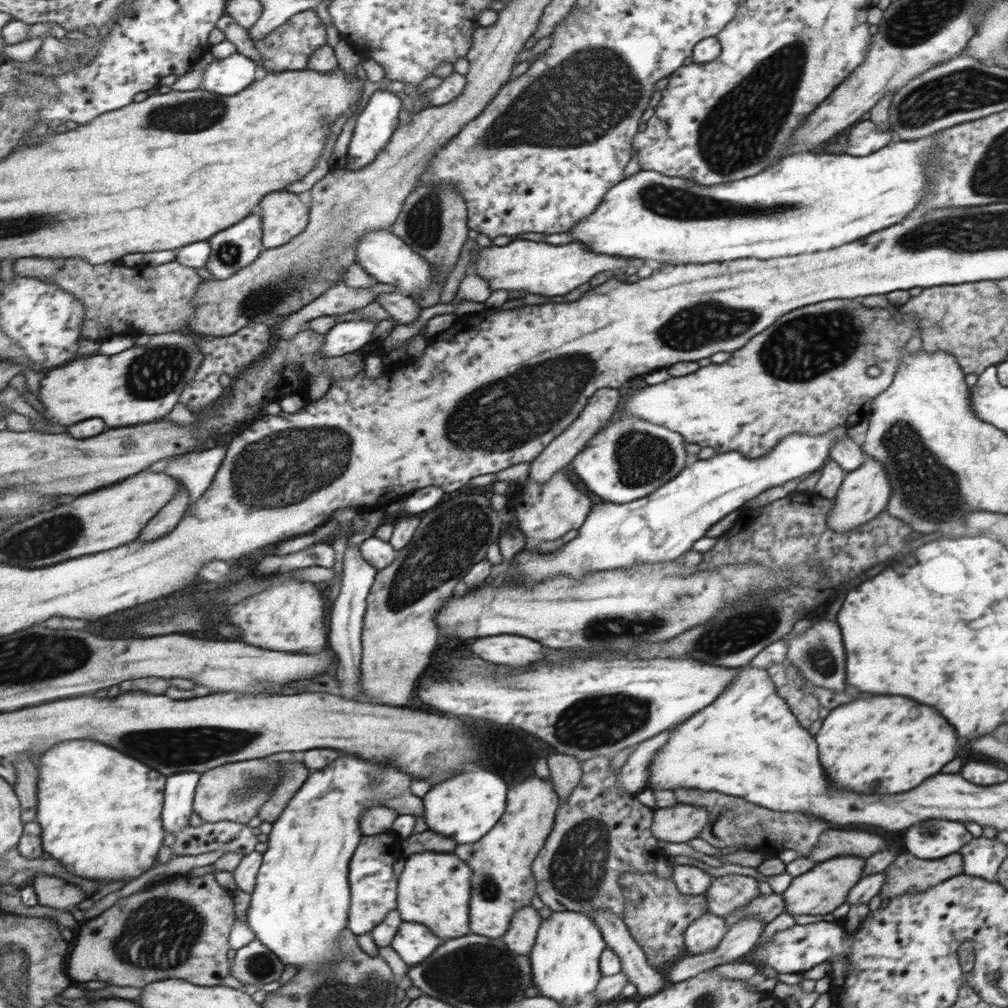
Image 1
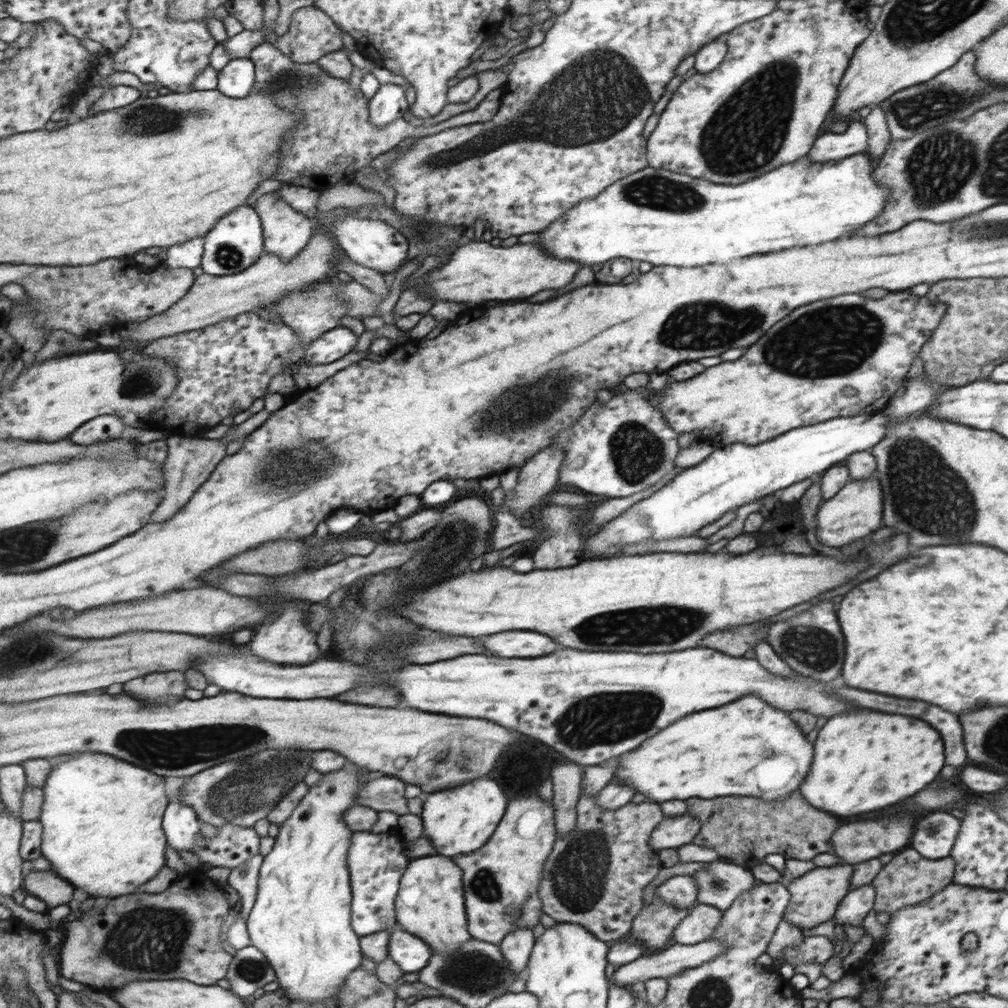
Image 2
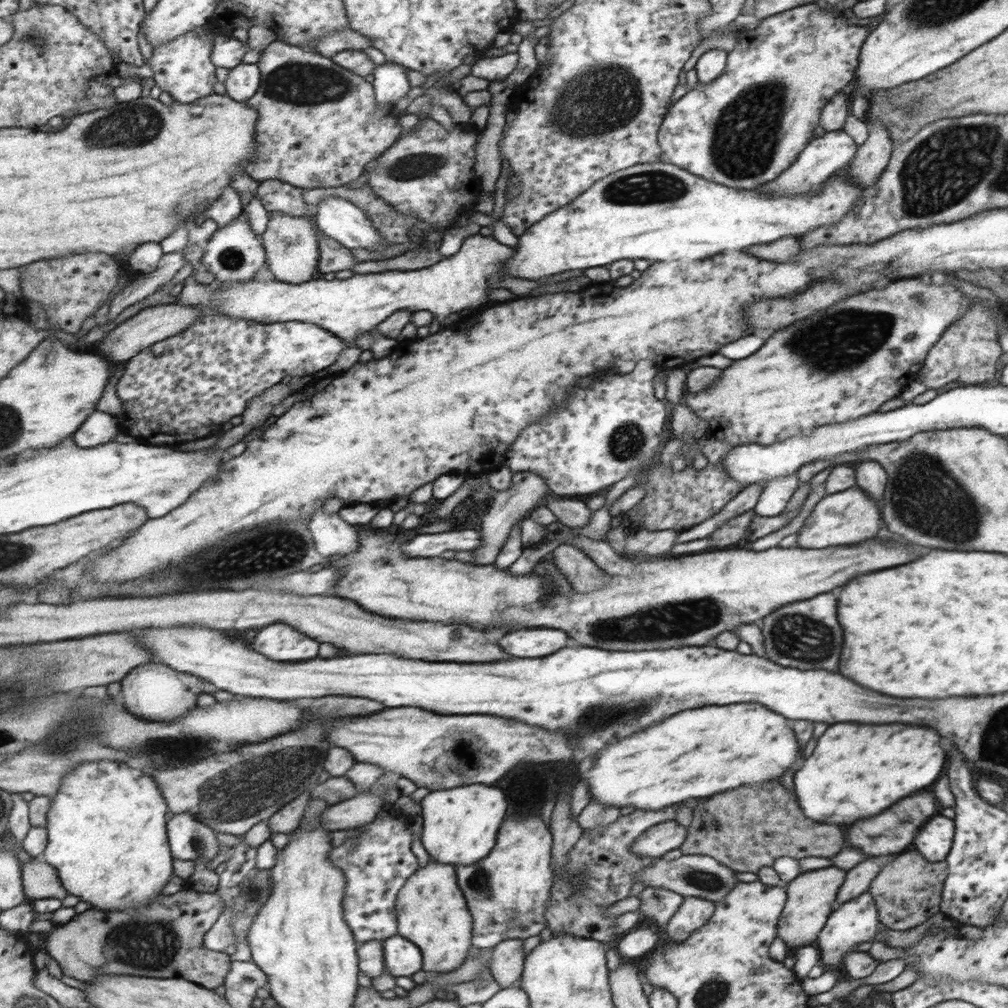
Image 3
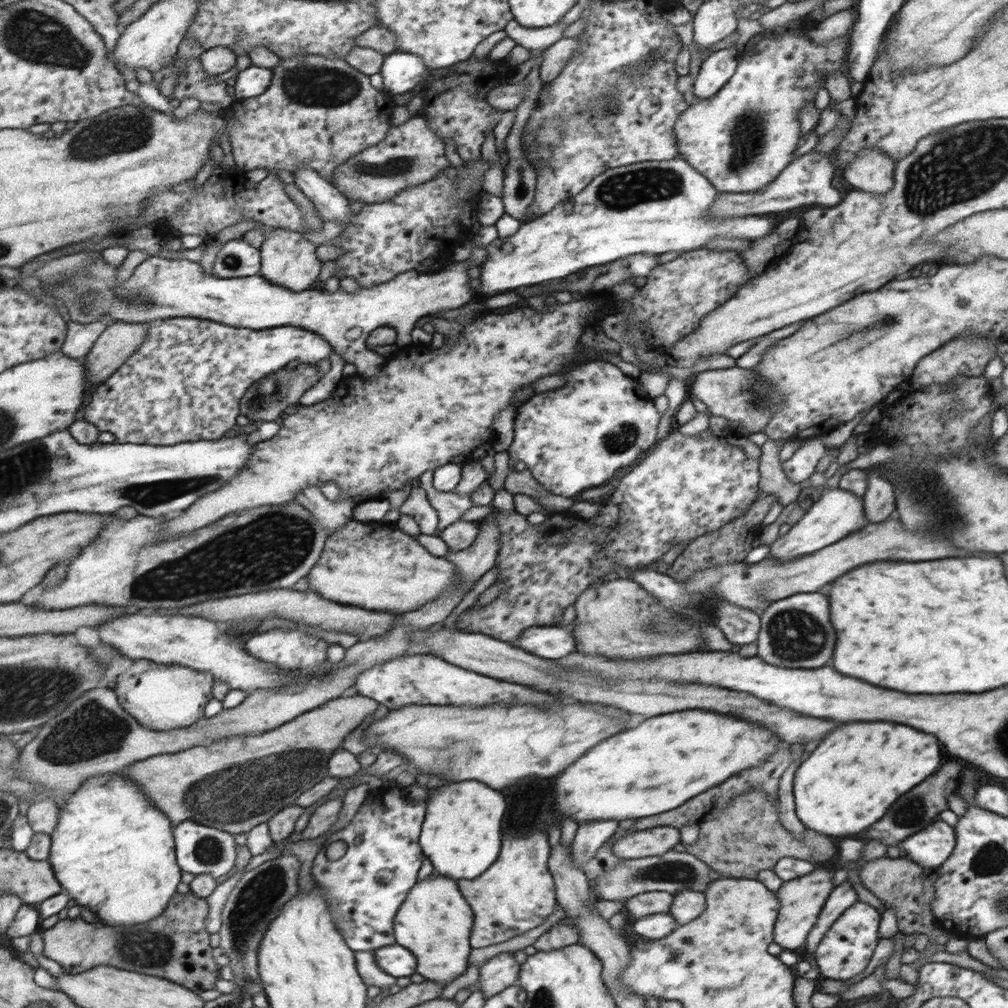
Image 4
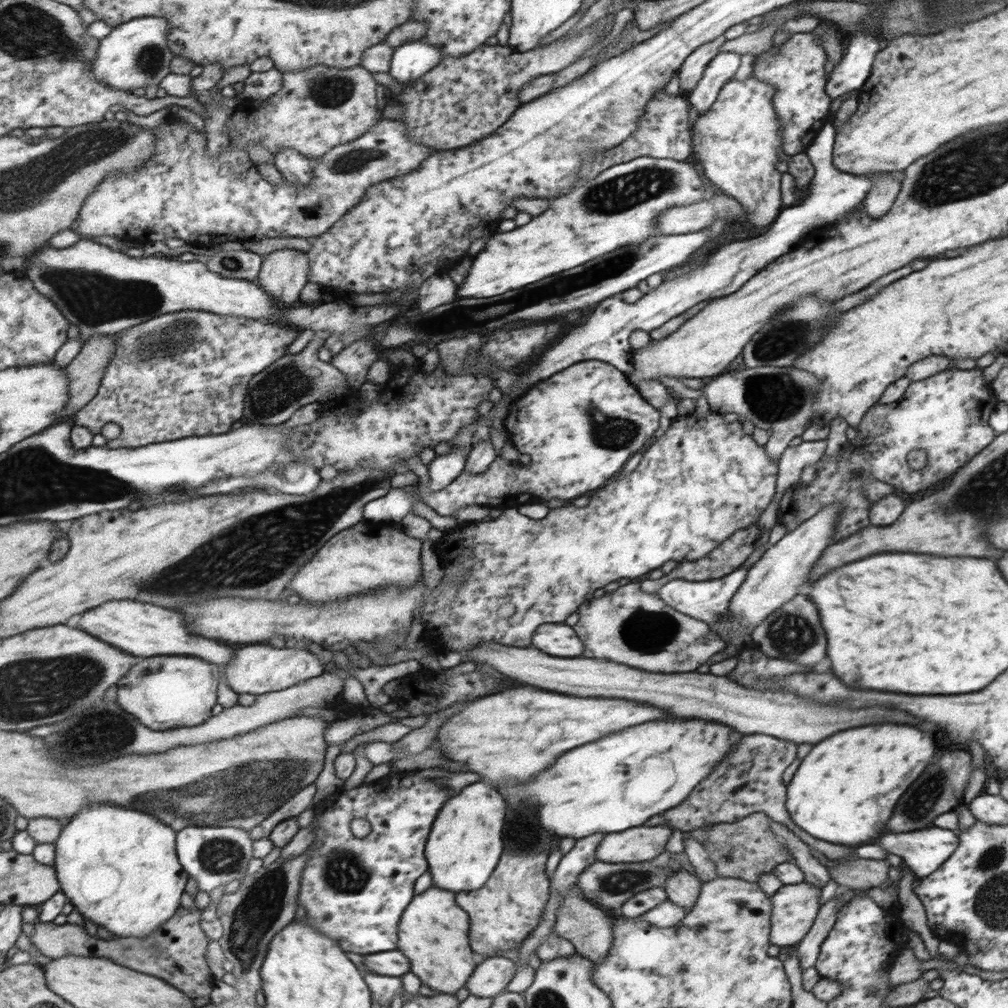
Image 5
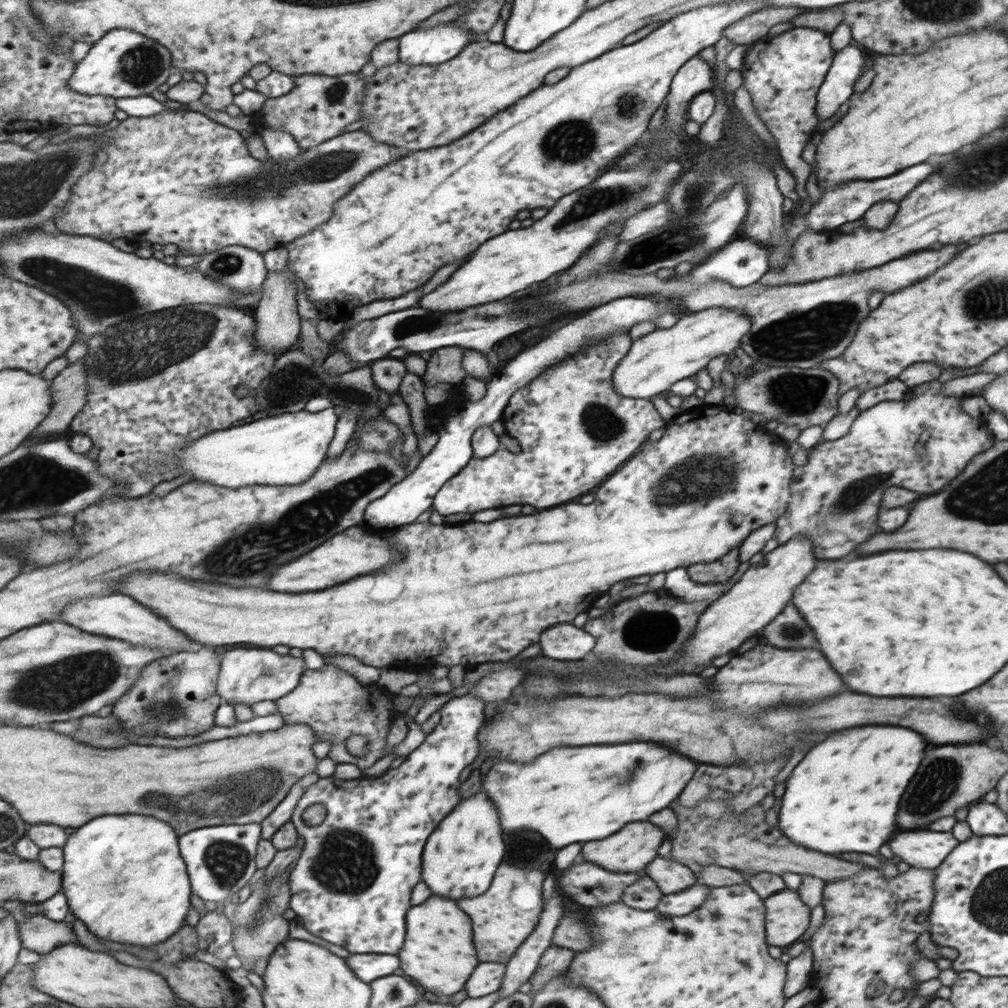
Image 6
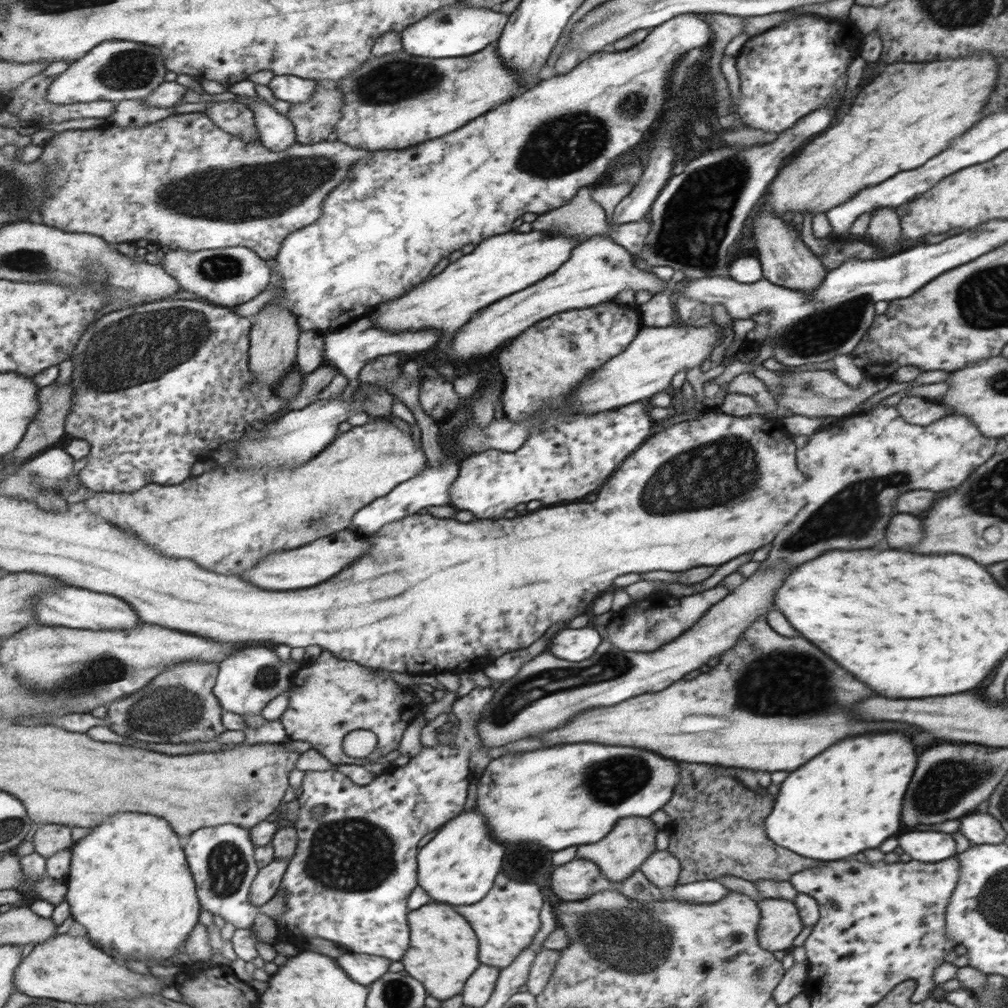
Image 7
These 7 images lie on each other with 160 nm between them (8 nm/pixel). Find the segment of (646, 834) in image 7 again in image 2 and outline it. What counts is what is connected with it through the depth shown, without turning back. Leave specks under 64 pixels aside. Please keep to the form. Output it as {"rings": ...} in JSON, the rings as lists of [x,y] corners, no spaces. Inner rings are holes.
{"rings":[[[688,813],[682,816],[665,817],[651,832],[650,848],[656,852],[663,849],[676,849],[693,843],[703,826]]]}

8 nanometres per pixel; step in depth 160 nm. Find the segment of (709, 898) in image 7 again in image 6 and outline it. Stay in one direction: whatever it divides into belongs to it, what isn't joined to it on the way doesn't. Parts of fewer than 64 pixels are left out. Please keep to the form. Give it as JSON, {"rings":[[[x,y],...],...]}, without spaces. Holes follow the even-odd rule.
{"rings":[[[700,882],[676,894],[664,895],[656,910],[666,917],[685,916],[705,902],[709,887]]]}

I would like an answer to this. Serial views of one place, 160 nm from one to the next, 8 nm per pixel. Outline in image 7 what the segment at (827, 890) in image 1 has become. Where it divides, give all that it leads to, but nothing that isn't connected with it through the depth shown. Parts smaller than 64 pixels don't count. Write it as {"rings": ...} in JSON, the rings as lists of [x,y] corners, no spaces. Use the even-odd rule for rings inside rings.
{"rings":[[[777,898],[762,899],[757,905],[761,914],[757,928],[759,945],[768,952],[790,948],[804,927],[797,905]]]}

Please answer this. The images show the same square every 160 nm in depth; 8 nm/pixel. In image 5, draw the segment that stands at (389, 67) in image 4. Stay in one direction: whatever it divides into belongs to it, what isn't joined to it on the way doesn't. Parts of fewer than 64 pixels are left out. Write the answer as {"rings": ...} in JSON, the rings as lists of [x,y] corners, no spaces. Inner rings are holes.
{"rings":[[[421,39],[407,42],[394,52],[390,76],[397,82],[411,82],[432,71],[442,56],[440,45]]]}

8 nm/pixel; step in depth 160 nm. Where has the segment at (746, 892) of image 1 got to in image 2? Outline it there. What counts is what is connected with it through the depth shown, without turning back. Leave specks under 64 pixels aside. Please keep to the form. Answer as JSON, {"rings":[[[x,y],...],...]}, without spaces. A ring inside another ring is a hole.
{"rings":[[[718,860],[704,871],[692,875],[698,883],[697,903],[709,904],[725,912],[745,890],[752,888],[755,878],[747,866]]]}

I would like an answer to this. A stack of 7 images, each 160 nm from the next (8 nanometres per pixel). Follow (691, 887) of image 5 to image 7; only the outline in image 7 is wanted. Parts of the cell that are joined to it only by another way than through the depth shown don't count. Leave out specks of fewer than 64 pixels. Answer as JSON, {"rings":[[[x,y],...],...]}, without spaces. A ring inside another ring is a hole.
{"rings":[[[668,851],[654,852],[650,860],[642,863],[645,876],[664,892],[680,883],[681,861]]]}

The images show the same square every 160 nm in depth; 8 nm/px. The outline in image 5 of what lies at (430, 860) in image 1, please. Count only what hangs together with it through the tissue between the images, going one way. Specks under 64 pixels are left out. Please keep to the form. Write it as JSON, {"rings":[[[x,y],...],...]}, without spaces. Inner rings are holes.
{"rings":[[[428,888],[428,892],[418,894],[418,900],[406,912],[406,920],[402,920],[402,952],[414,960],[410,972],[440,993],[452,995],[460,990],[476,968],[468,944],[468,928],[468,914],[454,902],[454,892]]]}

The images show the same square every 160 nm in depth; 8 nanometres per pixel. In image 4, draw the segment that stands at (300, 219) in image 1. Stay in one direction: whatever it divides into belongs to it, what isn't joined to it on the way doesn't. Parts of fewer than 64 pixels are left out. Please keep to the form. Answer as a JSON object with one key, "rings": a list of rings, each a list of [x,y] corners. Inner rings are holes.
{"rings":[[[275,229],[264,241],[261,251],[263,254],[261,275],[276,284],[302,292],[314,288],[322,276],[322,266],[325,262],[318,256],[318,245],[310,242],[303,232]]]}

